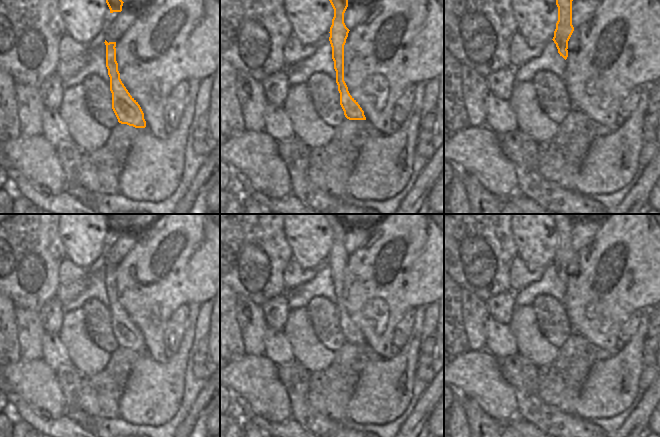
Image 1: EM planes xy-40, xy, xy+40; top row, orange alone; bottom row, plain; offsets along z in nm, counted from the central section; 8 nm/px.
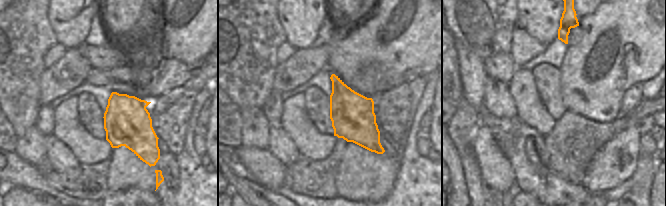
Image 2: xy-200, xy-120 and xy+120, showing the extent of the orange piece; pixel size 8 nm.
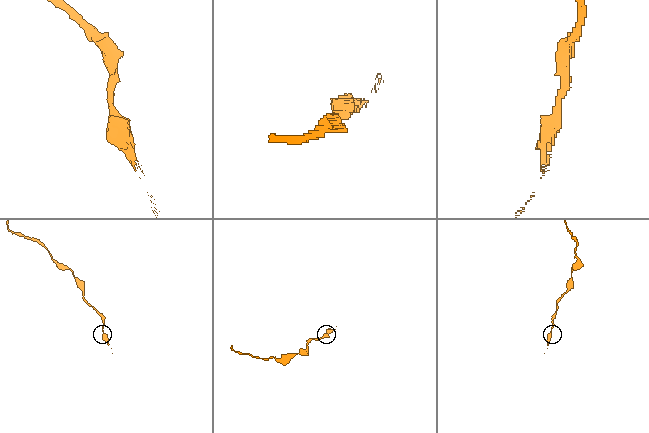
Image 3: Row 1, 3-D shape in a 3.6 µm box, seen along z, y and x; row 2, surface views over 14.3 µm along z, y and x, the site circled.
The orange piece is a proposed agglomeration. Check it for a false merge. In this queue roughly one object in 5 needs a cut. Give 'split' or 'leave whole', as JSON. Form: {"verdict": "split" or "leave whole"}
{"verdict": "leave whole"}

